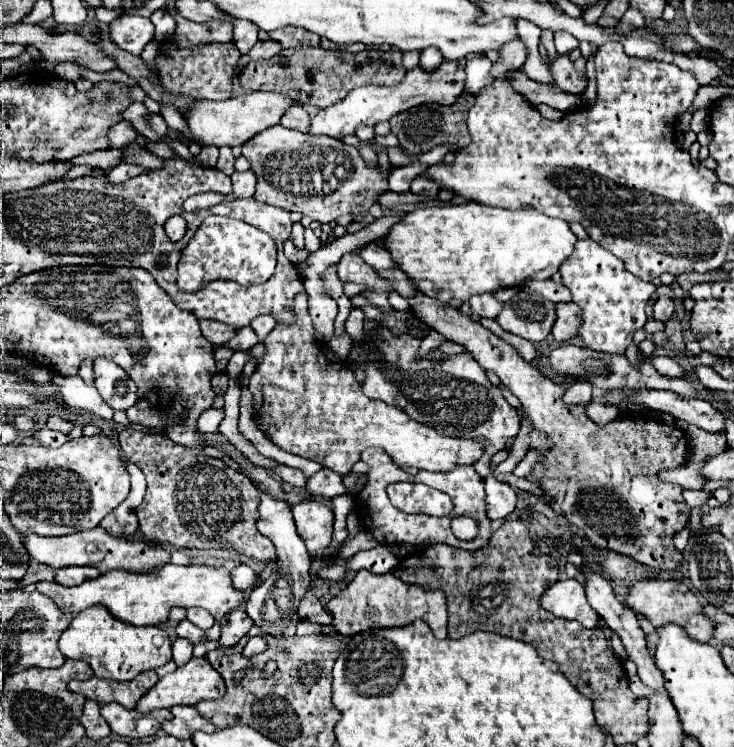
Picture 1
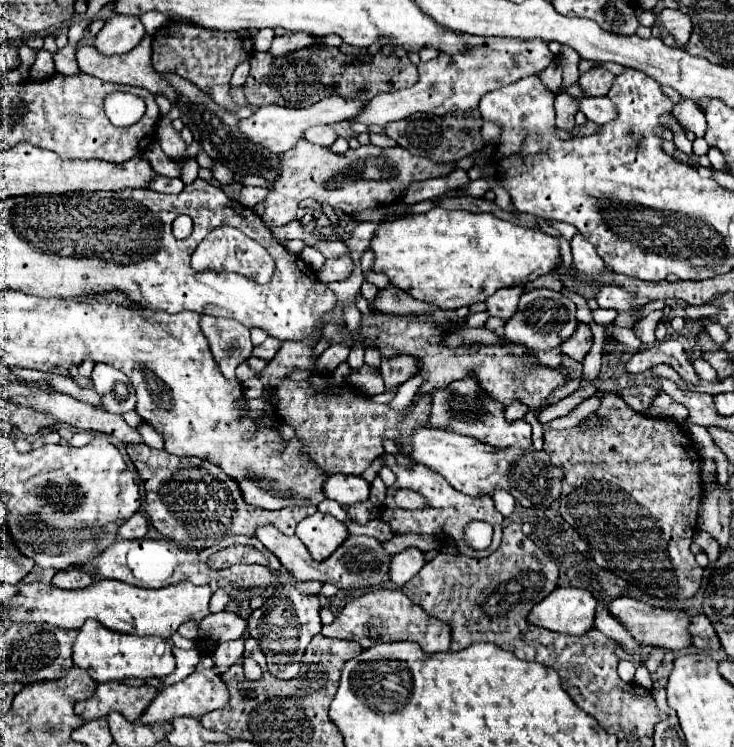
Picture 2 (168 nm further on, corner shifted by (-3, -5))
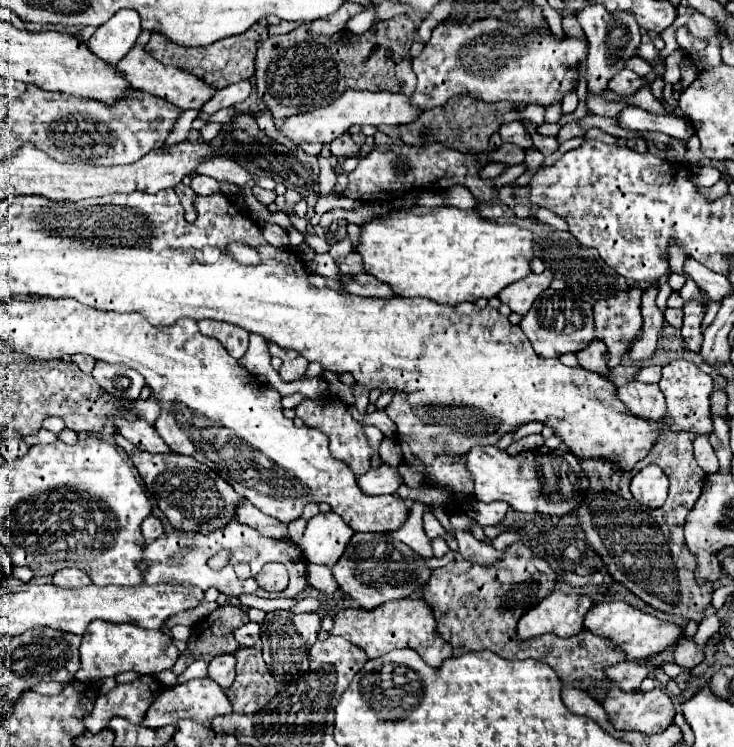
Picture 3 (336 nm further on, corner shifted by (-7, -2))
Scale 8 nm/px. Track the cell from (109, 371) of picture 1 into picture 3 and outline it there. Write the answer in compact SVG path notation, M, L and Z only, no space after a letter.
M96 362L92 376L96 382L112 396L120 400L136 400L140 396L140 390L144 388L144 378L124 366L124 364L106 364L106 362Z

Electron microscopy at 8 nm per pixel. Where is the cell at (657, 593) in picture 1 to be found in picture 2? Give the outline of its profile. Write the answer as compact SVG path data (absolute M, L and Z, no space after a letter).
M618 597L606 605L606 611L618 619L624 629L640 643L642 647L662 647L666 651L680 651L684 647L690 647L690 637L688 637L688 625L690 617L684 611L668 611L668 609L656 609L650 607L638 599L630 597Z

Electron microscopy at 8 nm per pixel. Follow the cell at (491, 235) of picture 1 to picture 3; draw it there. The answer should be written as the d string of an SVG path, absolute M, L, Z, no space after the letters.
M454 206L410 208L366 222L362 226L358 252L366 272L390 284L398 296L420 296L438 304L456 306L462 302L476 302L478 298L494 298L504 286L532 274L530 262L534 258L534 238L530 230L514 224L498 224L496 220L482 218L476 210L460 210Z

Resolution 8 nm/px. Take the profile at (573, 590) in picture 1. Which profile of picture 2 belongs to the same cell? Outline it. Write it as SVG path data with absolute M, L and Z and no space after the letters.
M556 587L528 613L528 623L562 633L584 635L594 627L596 599L586 589Z

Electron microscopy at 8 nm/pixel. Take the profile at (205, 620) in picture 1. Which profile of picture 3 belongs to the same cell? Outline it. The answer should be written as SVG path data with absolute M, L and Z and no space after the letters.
M246 622L234 628L232 634L240 646L254 646L260 640L260 626L256 622Z

